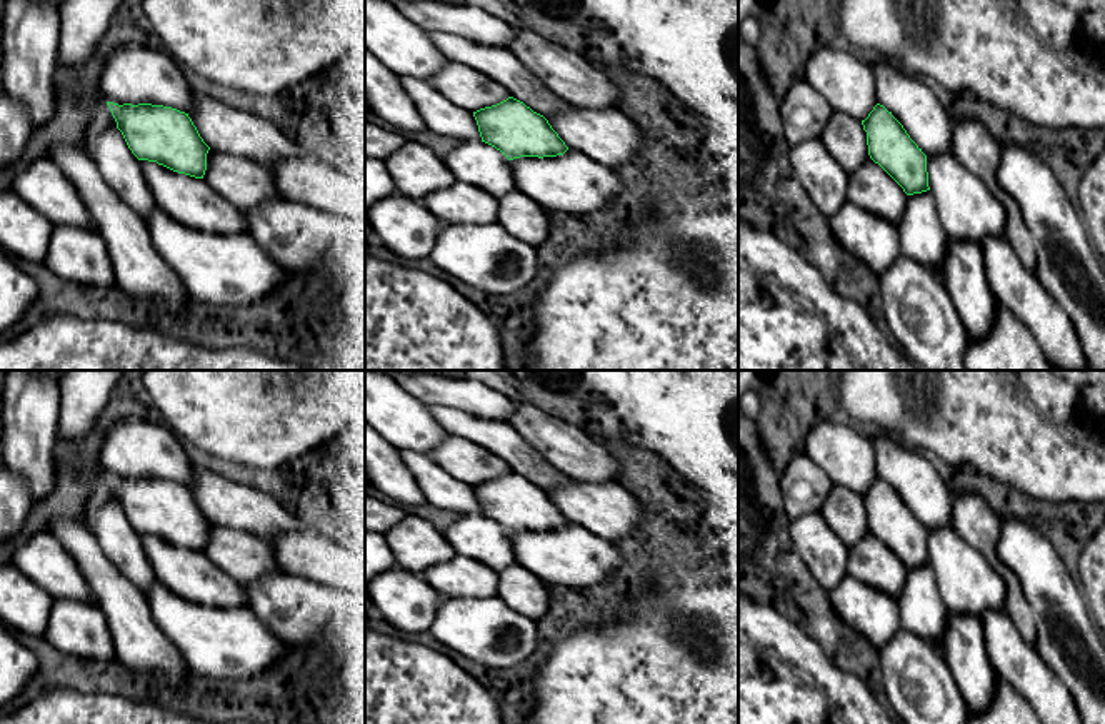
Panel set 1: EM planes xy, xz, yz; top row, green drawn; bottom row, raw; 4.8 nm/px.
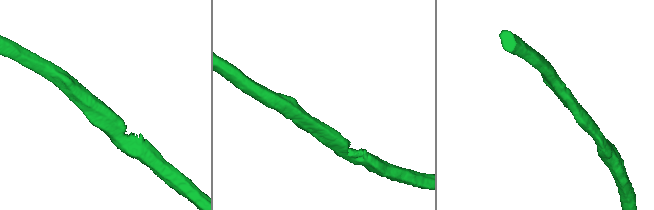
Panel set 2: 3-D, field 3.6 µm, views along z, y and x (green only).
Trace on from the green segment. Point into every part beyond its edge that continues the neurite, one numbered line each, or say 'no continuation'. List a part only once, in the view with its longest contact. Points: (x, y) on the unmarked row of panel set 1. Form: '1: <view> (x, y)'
no continuation

